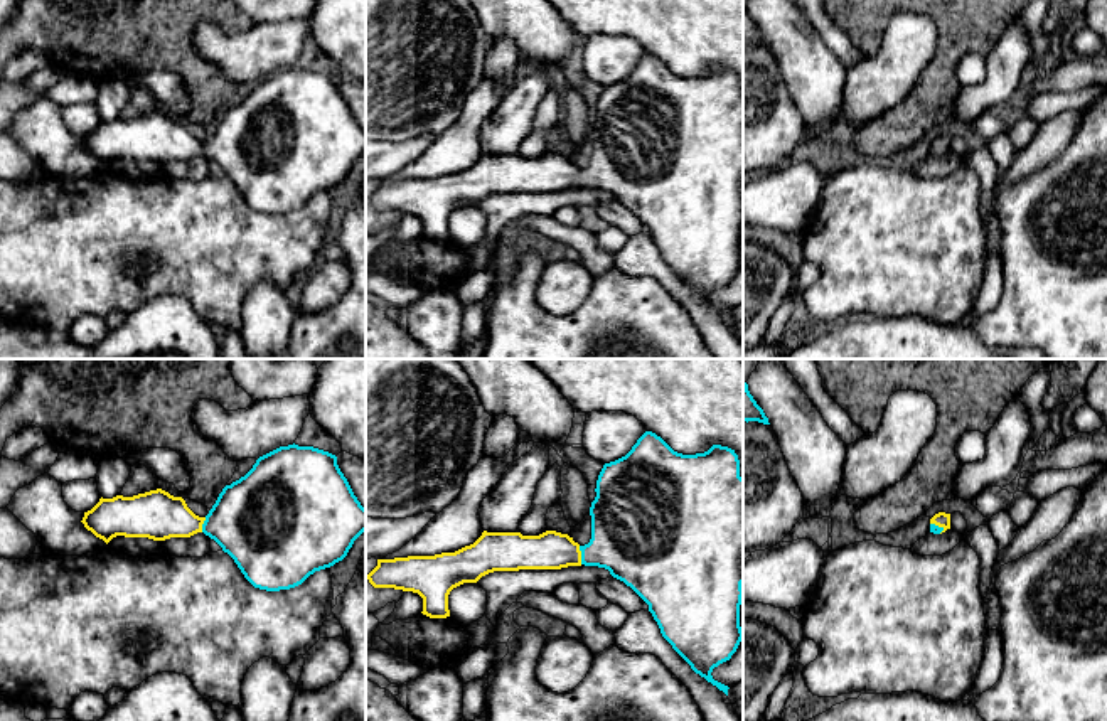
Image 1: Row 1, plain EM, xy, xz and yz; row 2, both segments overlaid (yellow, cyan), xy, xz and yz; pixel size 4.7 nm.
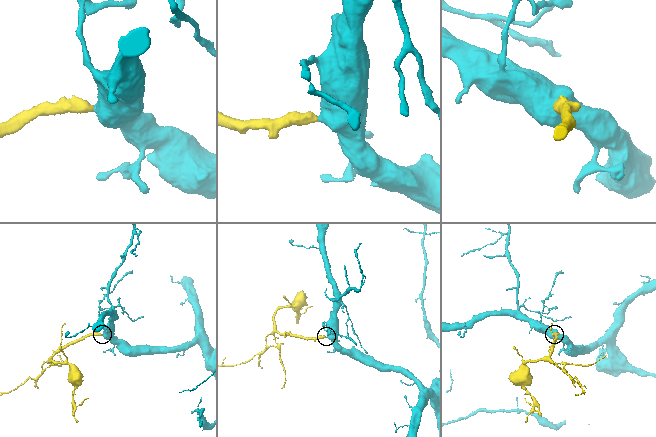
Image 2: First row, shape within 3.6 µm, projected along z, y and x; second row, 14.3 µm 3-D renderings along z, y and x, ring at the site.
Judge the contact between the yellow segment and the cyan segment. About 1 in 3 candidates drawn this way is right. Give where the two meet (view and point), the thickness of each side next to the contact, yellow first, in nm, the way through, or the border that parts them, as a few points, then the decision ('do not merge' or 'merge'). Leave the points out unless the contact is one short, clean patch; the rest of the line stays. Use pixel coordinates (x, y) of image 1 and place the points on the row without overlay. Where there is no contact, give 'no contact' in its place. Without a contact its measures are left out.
meets yellow in xz at (580, 177); 180 nm thick on the yellow side, 360 nm on the other; runs through xz (551, 172), (580, 177), (593, 177), (629, 159); merge

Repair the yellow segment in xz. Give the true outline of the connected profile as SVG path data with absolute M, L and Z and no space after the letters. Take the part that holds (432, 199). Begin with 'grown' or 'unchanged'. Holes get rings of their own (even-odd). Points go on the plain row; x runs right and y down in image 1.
grown; M645 54L625 79L603 88L595 115L591 162L585 168L556 153L539 158L484 153L473 167L455 175L377 182L367 202L374 211L418 216L423 238L447 241L450 214L494 194L605 190L649 227L662 259L691 291L728 318L730 310L714 303L711 295L730 283L743 263L743 101L738 77L721 67L682 77Z

